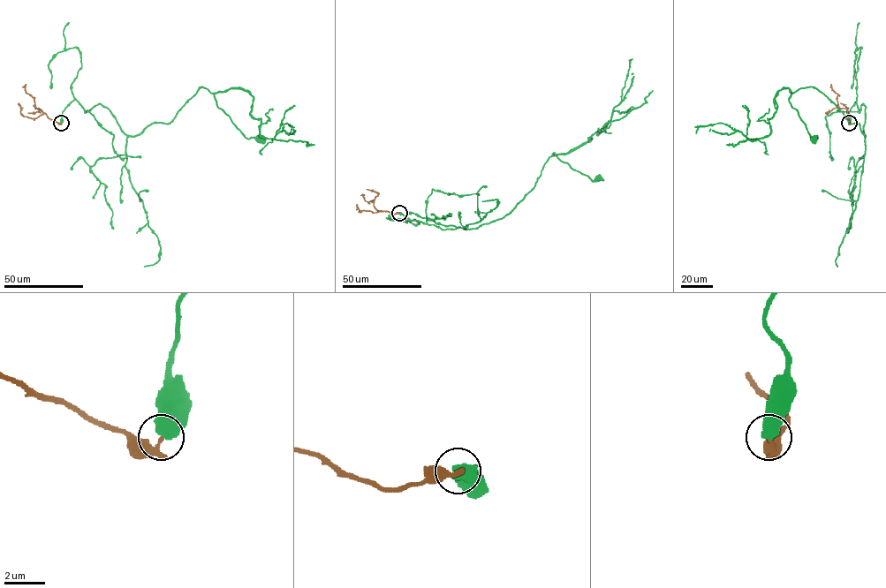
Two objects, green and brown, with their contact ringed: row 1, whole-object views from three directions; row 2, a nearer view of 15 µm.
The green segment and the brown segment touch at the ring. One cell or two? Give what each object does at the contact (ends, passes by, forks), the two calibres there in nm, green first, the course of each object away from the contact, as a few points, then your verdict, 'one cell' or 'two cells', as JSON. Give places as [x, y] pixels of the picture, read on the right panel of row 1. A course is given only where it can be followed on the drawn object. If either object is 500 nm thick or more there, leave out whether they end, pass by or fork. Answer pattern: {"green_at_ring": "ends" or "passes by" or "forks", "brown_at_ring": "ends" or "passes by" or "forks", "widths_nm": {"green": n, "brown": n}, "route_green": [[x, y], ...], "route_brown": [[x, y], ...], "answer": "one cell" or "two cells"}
{"widths_nm": {"green": 750, "brown": 150}, "route_green": [[849, 123], [857, 100], [859, 111], [863, 104], [865, 136], [823, 94], [799, 88], [788, 101], [814, 139]], "route_brown": [[849, 123], [847, 109], [838, 107], [837, 94], [830, 84]], "answer": "two cells"}

